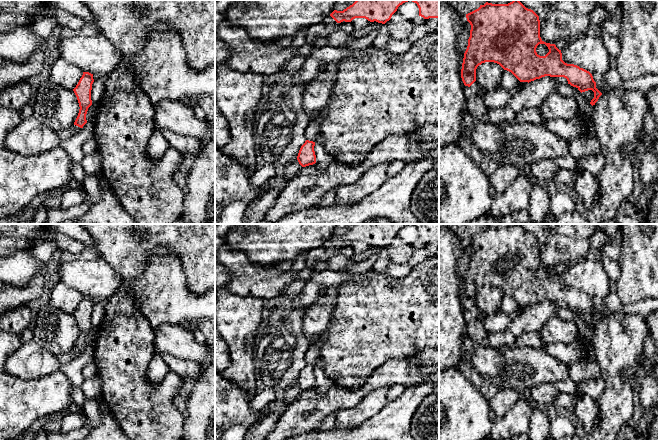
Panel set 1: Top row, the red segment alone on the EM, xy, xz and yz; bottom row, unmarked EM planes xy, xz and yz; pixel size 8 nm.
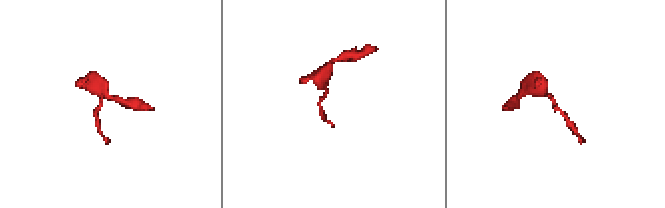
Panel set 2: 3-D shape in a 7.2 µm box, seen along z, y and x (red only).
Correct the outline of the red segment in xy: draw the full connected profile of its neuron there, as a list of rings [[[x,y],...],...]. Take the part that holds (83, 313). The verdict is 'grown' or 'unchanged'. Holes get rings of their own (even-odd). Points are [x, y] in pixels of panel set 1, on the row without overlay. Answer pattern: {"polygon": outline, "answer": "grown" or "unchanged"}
{"polygon": [[[83,296],[78,308],[73,313],[80,331],[74,349],[80,352],[83,352],[83,350],[87,347],[86,338],[88,332],[92,329],[91,314],[93,306],[93,298],[89,296]]], "answer": "unchanged"}

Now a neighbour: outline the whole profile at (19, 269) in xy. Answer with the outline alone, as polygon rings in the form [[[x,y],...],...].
[[[30,250],[18,251],[8,257],[0,257],[0,281],[17,287],[27,285],[38,274],[42,274],[46,277],[51,270],[52,261],[44,263],[38,260]]]

